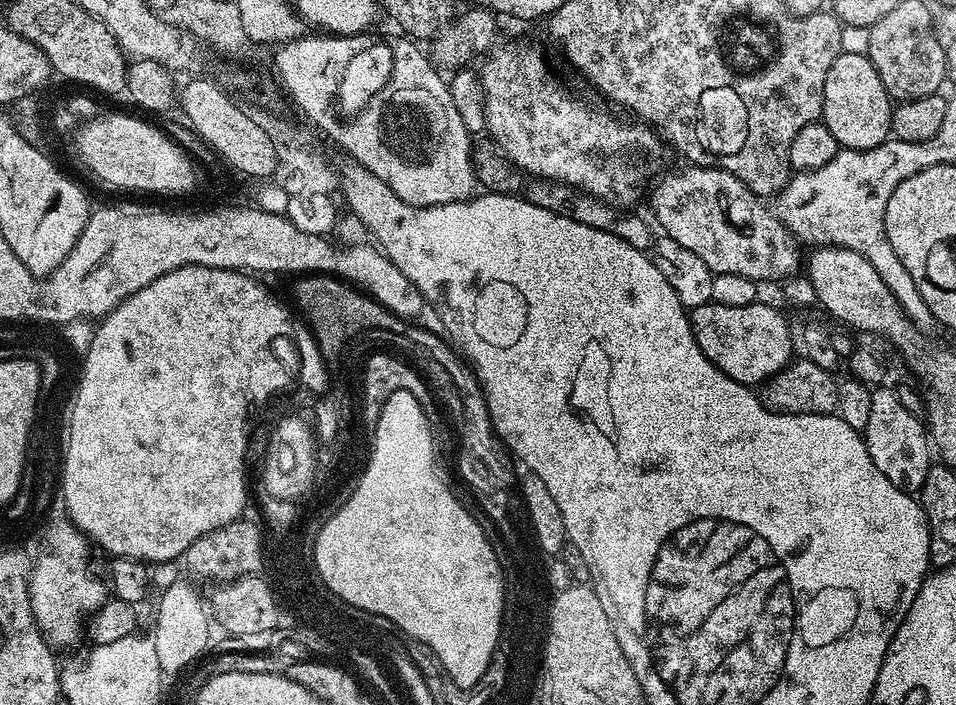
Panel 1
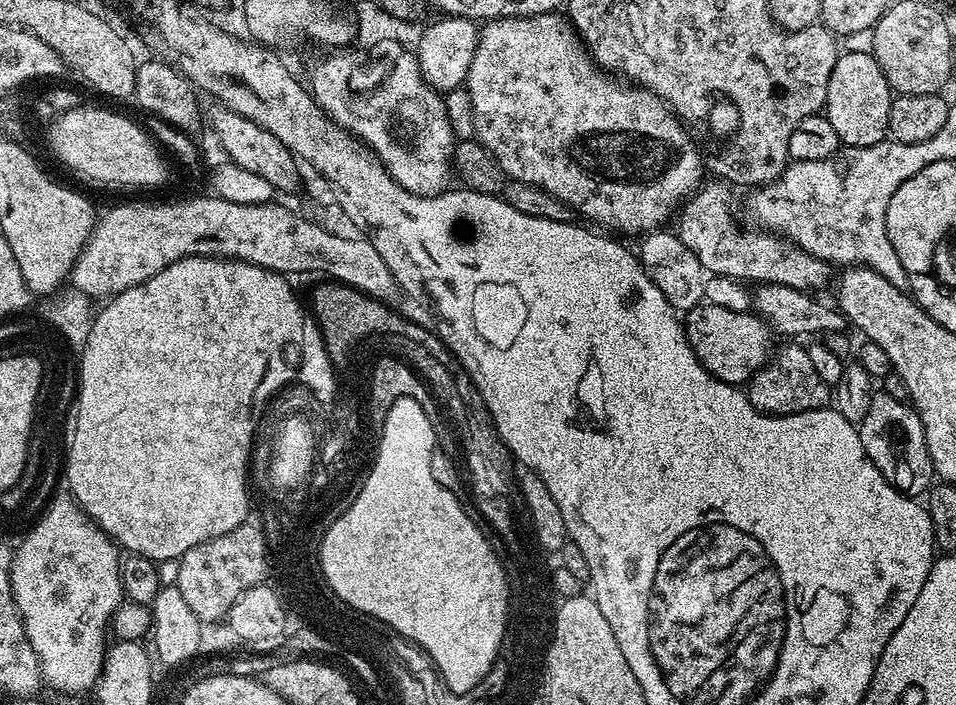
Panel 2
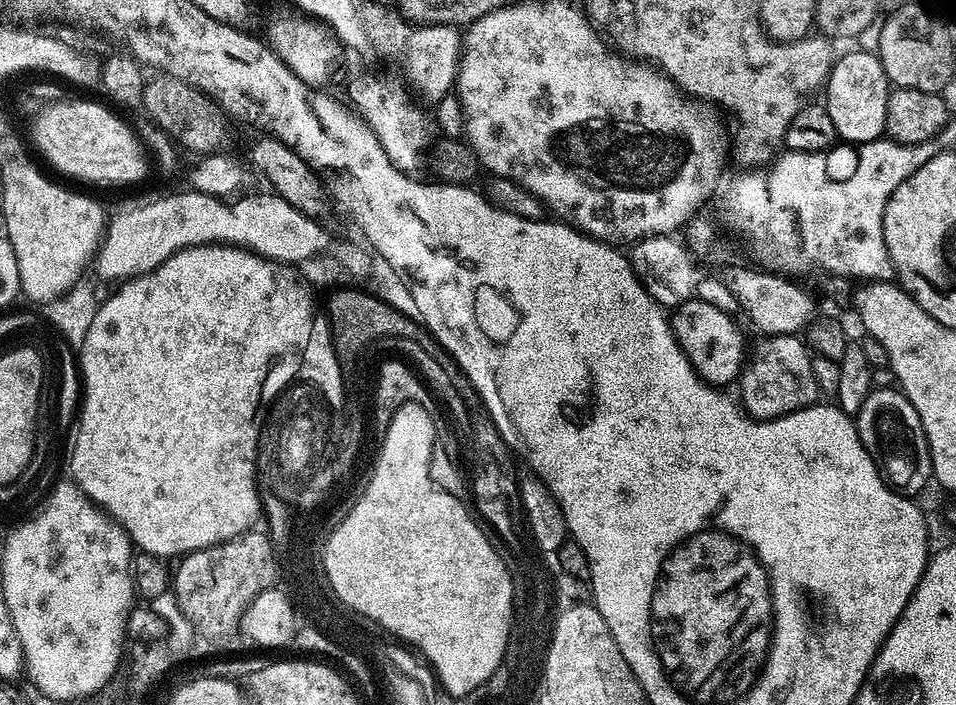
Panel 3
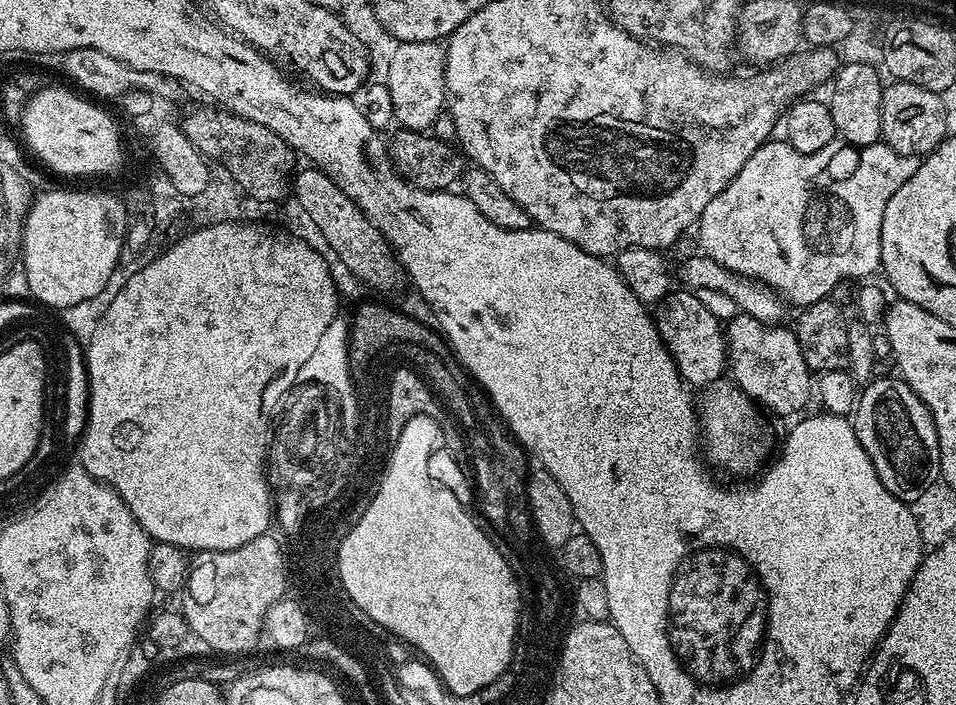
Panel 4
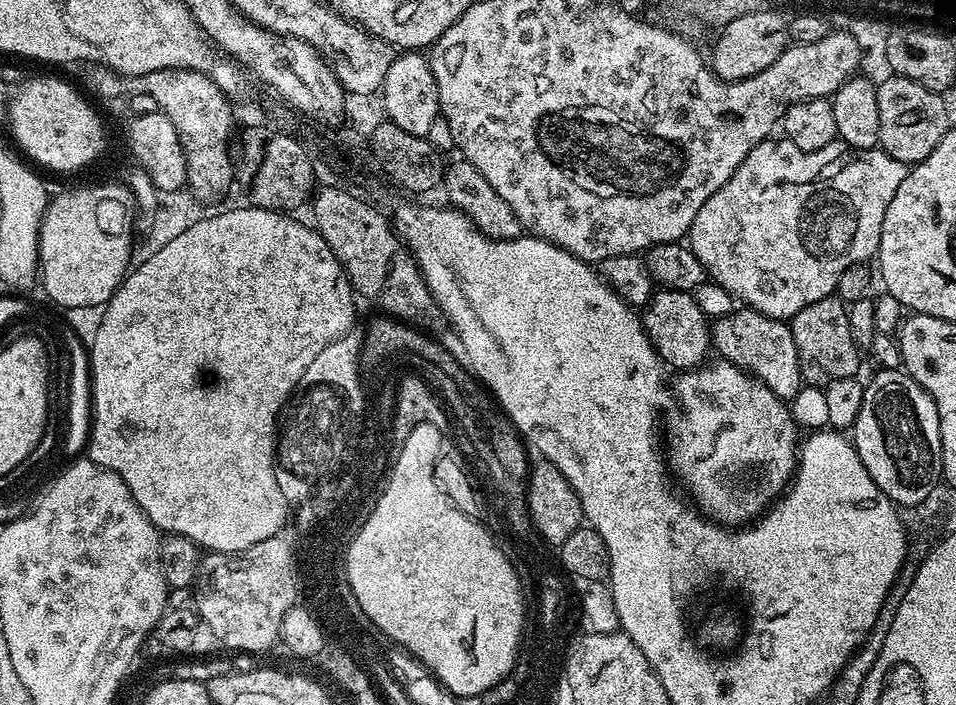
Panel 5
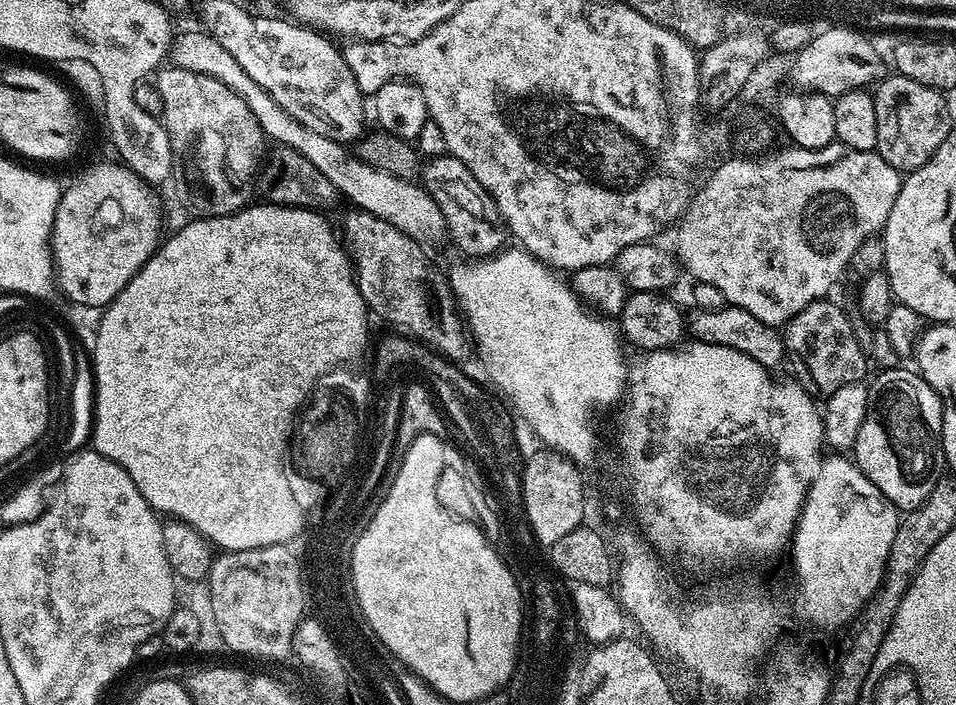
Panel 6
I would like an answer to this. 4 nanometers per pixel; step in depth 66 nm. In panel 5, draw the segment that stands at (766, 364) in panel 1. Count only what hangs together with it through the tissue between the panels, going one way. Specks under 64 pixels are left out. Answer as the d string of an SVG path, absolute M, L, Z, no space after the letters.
M669 287L653 291L647 304L643 305L642 323L644 333L650 338L654 350L669 369L698 368L709 359L710 320L702 314L702 310L698 310L698 302L691 291Z

